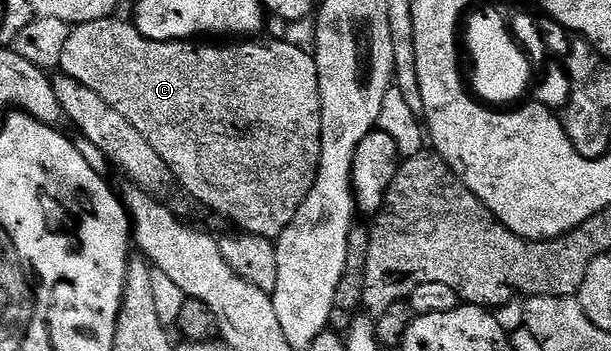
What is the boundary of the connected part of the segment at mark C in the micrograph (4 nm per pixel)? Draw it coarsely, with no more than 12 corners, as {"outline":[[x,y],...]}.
{"outline":[[71,29],[57,69],[196,201],[277,240],[312,188],[290,42]]}

